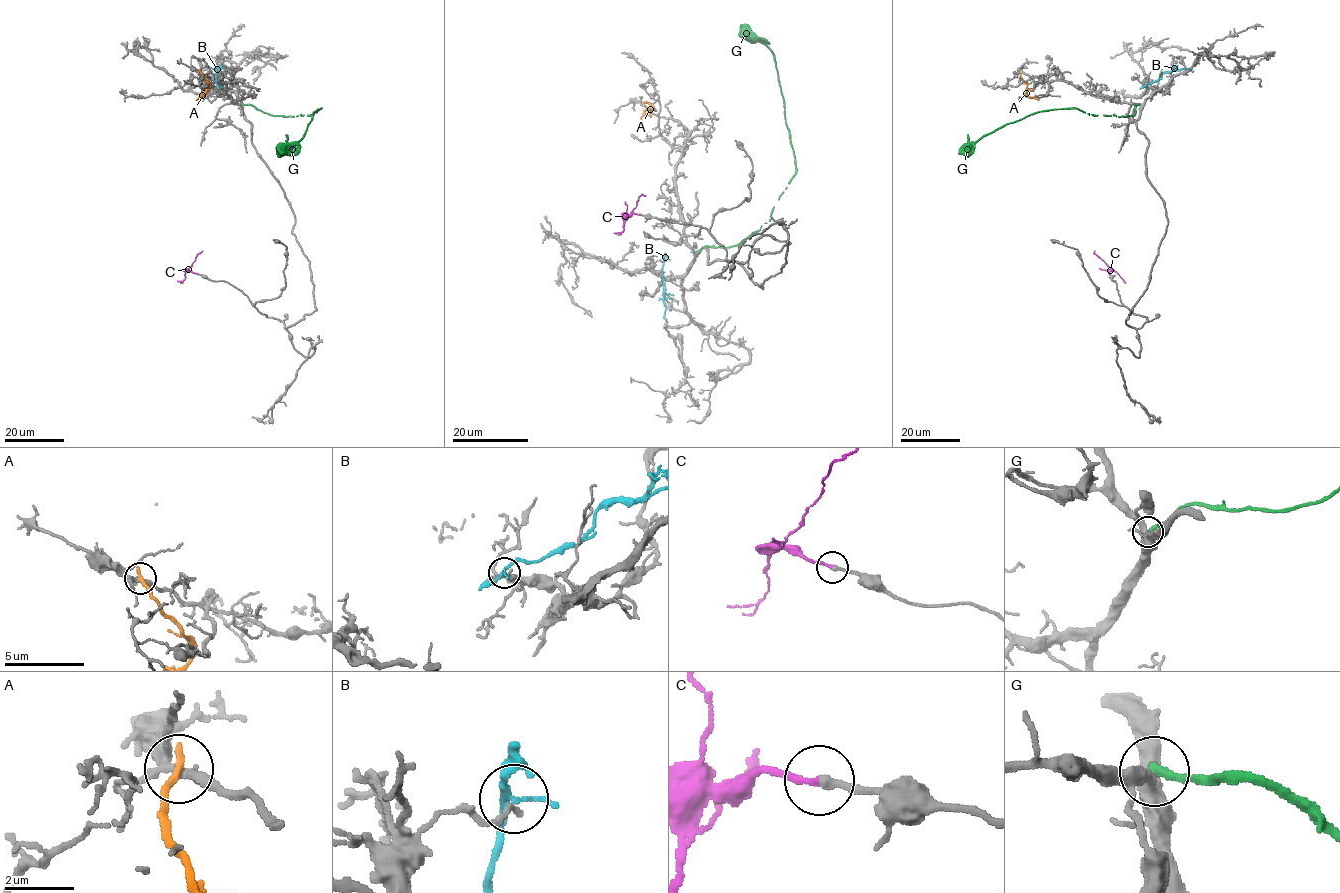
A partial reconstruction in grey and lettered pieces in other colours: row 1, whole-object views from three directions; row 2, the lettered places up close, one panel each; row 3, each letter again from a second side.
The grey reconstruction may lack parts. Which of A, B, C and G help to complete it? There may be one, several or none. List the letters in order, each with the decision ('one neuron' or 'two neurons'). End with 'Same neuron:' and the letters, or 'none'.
A: two neurons
B: two neurons
C: one neuron
G: two neurons
Same neuron: C

